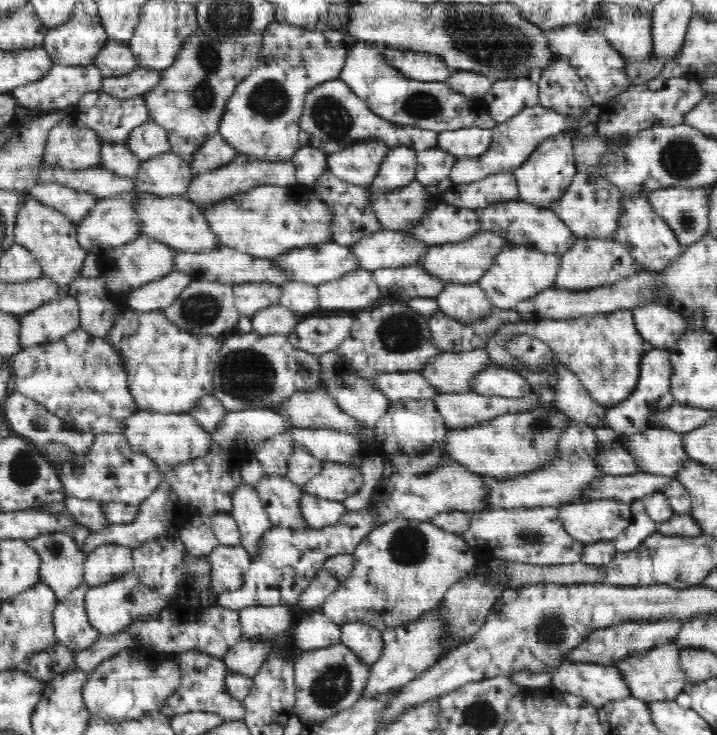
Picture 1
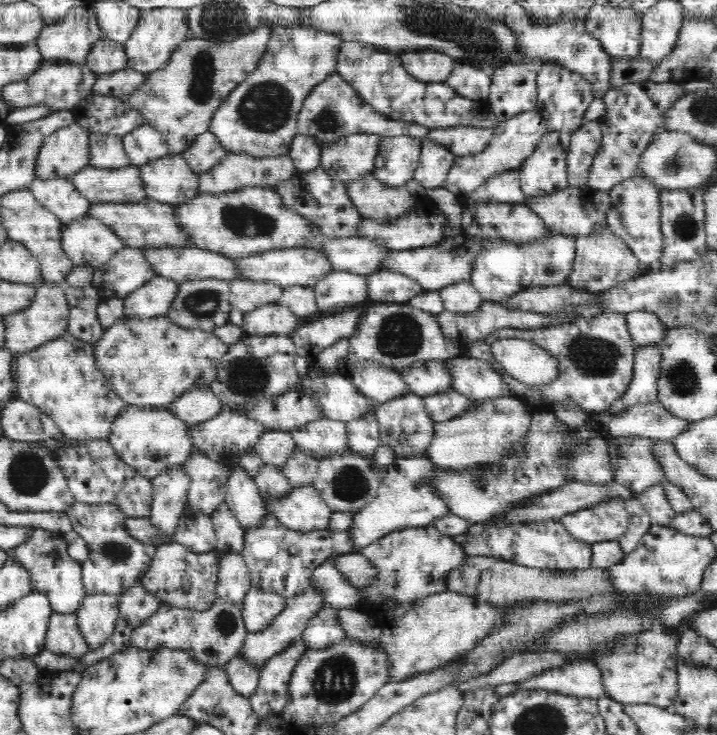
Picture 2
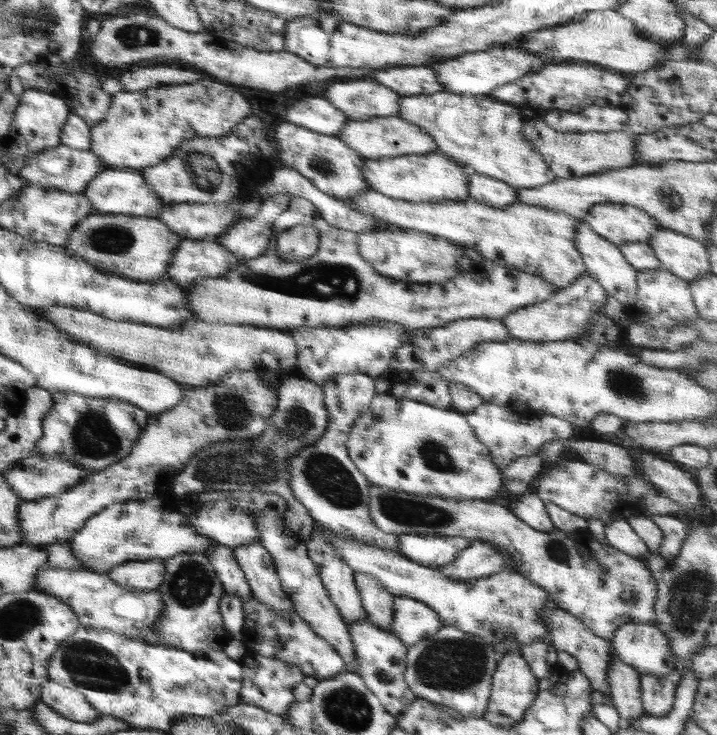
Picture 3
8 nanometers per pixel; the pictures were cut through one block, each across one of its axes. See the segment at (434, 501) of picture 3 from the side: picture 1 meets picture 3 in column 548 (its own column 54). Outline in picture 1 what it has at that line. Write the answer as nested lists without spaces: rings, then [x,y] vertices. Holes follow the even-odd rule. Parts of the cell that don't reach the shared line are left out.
[[[63,530],[39,534],[36,538],[27,539],[27,543],[41,560],[39,582],[47,584],[55,592],[59,603],[64,602],[68,594],[72,590],[76,590],[83,582],[83,562],[86,560],[86,554],[77,547],[75,540]]]

